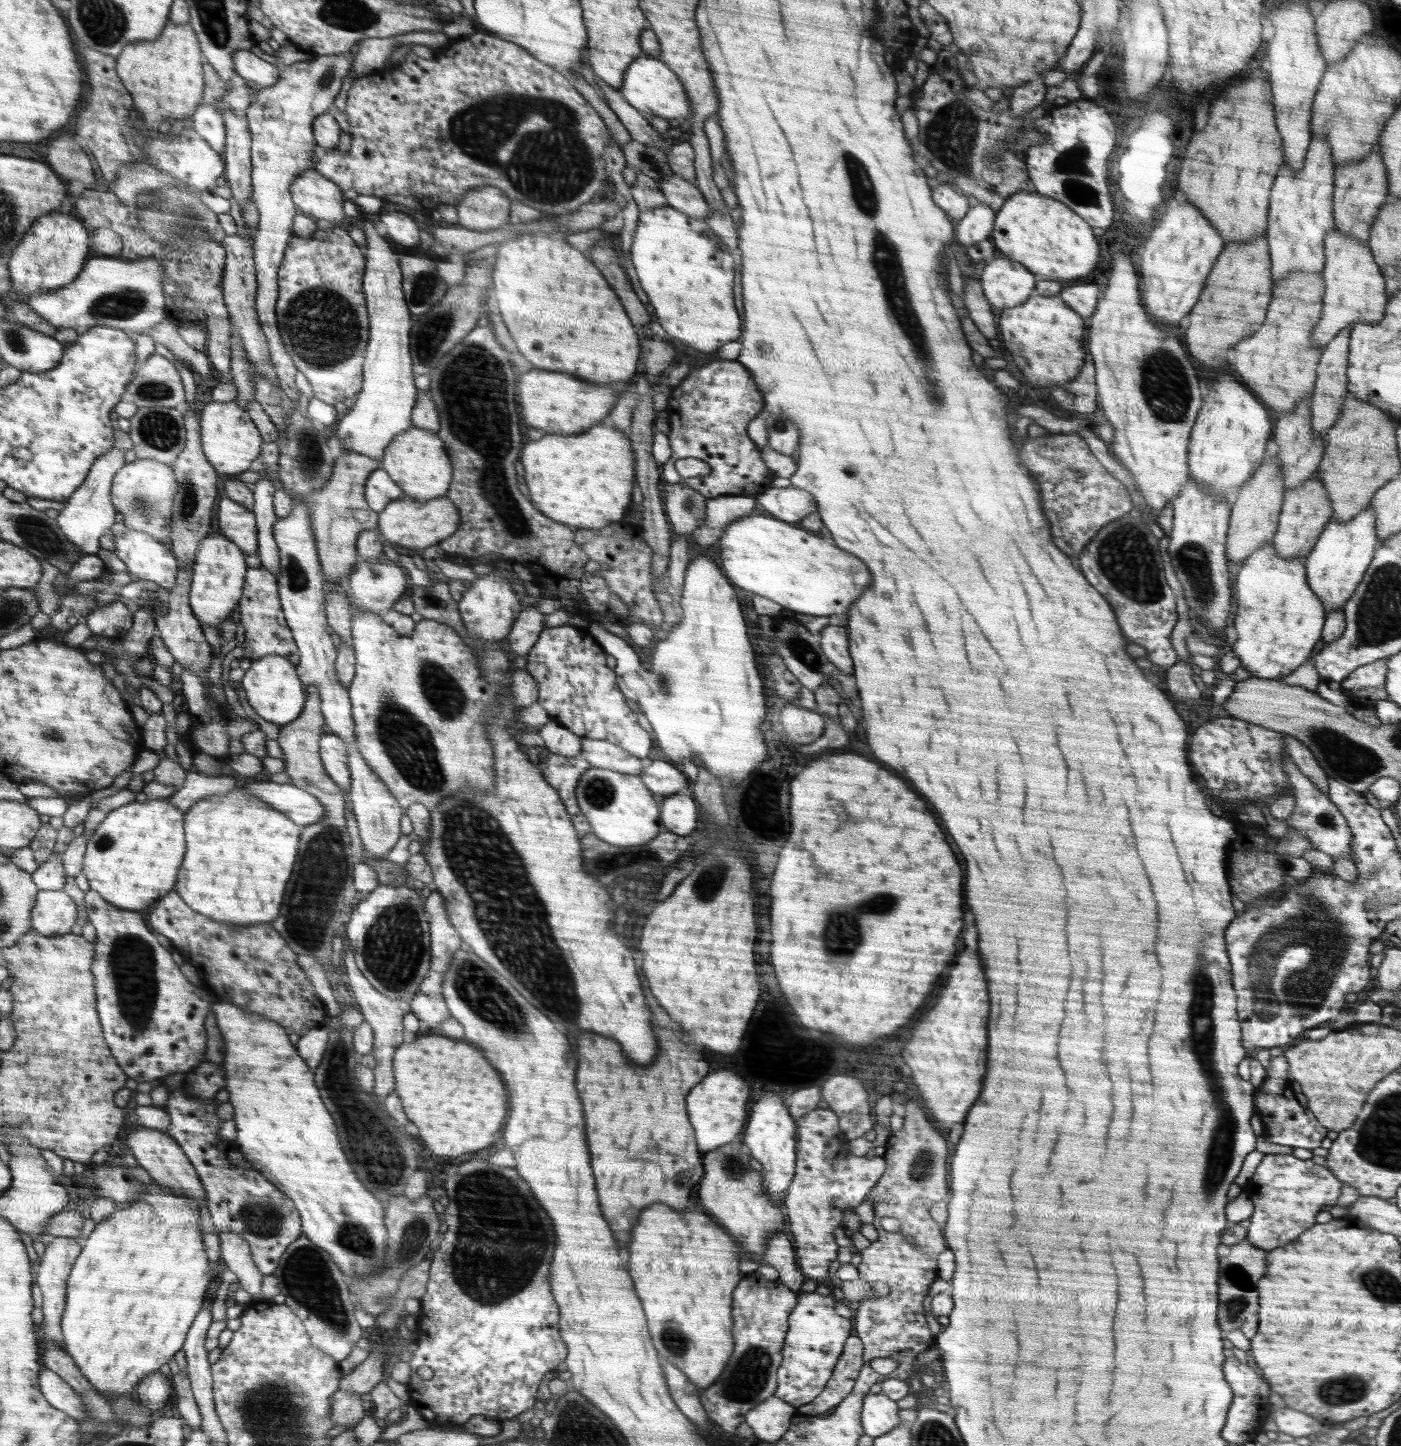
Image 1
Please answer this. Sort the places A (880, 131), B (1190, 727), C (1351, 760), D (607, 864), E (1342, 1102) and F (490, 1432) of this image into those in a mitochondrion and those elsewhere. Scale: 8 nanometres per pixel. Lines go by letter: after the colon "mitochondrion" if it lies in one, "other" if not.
A: other
B: other
C: mitochondrion
D: mitochondrion
E: mitochondrion
F: other

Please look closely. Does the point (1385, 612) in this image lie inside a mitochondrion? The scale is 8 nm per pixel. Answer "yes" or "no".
yes

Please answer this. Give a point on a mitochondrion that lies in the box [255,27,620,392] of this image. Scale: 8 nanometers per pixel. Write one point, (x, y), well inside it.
(542, 137)

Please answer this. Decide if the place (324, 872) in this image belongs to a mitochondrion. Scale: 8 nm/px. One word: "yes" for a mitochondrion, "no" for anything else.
yes

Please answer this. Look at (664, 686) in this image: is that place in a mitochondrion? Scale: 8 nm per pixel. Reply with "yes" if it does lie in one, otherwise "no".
yes

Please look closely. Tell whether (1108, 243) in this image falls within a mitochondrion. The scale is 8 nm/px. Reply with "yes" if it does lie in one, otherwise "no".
no

